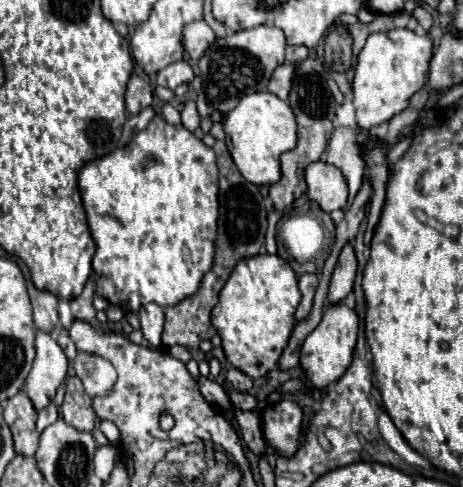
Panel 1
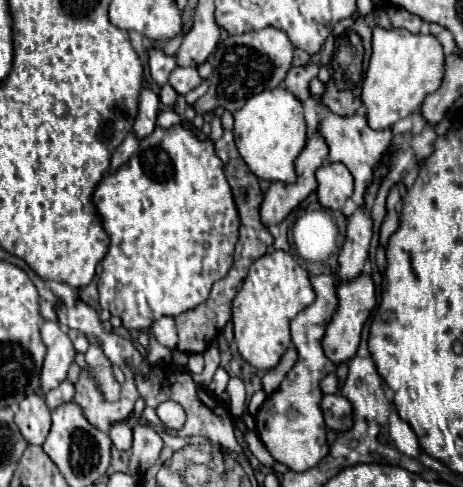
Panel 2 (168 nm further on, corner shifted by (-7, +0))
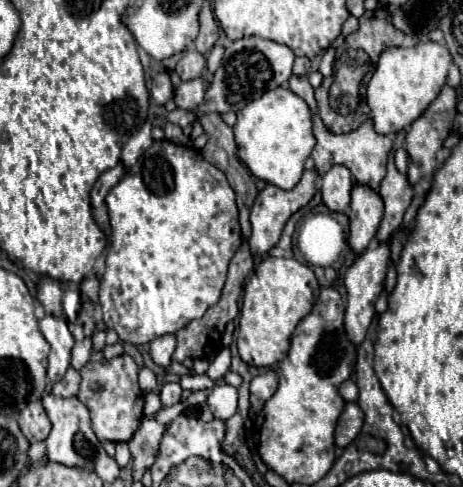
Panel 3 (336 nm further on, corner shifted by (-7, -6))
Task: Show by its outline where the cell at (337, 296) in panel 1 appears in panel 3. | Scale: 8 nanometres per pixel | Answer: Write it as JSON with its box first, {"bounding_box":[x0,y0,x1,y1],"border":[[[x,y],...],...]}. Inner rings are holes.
{"bounding_box":[349,186,383,256],"border":[[[353,186],[351,192],[351,208],[349,208],[349,246],[359,256],[367,250],[369,242],[377,234],[383,216],[383,202],[379,194],[365,186]]]}

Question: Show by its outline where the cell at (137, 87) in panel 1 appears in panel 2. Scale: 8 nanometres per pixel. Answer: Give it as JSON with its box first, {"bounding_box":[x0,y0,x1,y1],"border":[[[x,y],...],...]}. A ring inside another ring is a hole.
{"bounding_box":[133,90,159,140],"border":[[[143,90],[141,98],[139,98],[139,114],[133,124],[133,132],[139,140],[147,138],[153,132],[157,112],[159,112],[159,96],[151,90]]]}

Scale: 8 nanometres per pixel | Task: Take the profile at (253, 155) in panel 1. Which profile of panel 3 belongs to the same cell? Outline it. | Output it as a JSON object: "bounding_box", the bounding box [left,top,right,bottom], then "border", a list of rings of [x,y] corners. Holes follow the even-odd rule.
{"bounding_box":[233,88,315,190],"border":[[[289,88],[269,90],[261,98],[249,102],[239,110],[233,132],[239,158],[247,164],[253,176],[283,190],[291,190],[301,180],[305,160],[315,146],[315,136],[311,132],[311,112],[307,102],[297,94],[291,94]]]}

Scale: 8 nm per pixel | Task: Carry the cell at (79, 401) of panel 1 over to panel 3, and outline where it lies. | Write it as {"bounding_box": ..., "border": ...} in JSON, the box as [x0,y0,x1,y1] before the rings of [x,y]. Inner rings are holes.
{"bounding_box":[77,354,143,442],"border":[[[121,354],[107,362],[87,362],[81,368],[81,390],[77,398],[91,412],[93,432],[101,442],[127,442],[141,424],[143,392],[137,384],[139,366],[129,354]]]}

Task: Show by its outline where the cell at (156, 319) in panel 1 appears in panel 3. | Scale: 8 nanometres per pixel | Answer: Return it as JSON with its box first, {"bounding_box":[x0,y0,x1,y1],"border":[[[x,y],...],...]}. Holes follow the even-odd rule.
{"bounding_box":[149,334,177,368],"border":[[[163,334],[163,336],[155,338],[155,340],[151,342],[151,346],[149,346],[155,364],[167,368],[167,366],[169,366],[169,360],[171,360],[171,354],[173,354],[173,350],[175,350],[175,346],[177,346],[175,334]]]}

